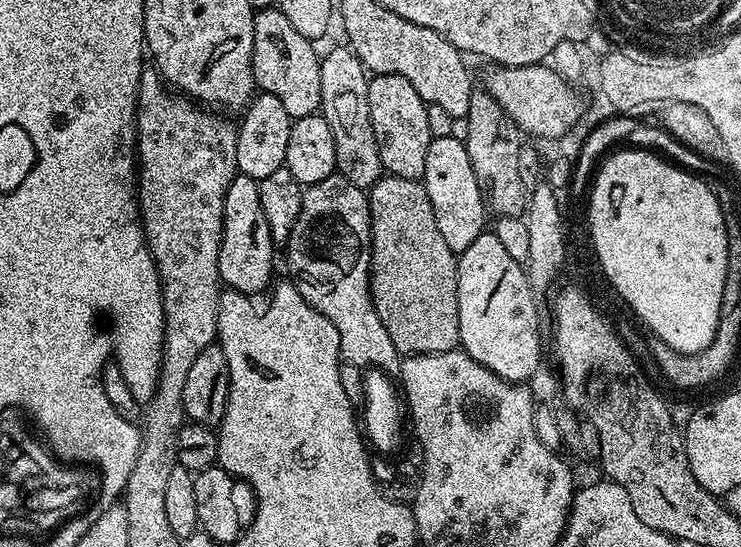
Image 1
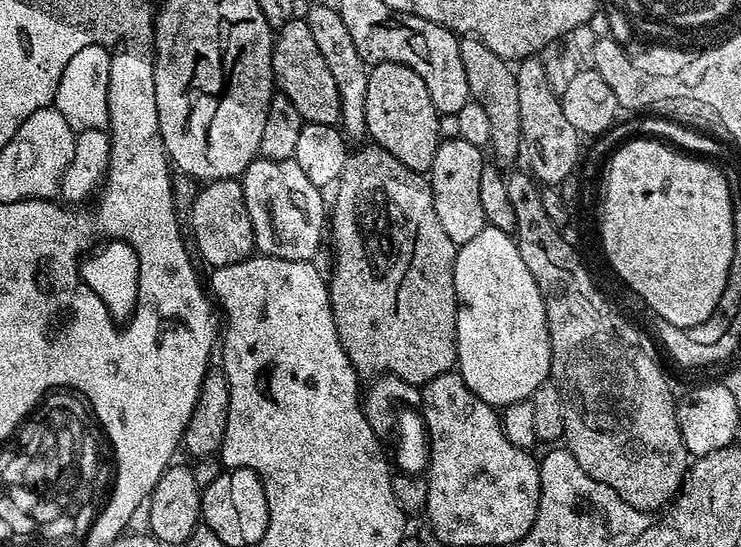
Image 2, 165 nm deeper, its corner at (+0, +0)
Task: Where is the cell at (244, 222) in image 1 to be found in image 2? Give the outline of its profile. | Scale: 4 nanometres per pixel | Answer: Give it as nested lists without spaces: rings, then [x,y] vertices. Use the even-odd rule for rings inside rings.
[[[239,179],[207,181],[190,202],[190,208],[192,208],[192,236],[196,239],[196,248],[200,251],[201,258],[208,263],[209,269],[242,262],[247,256],[256,252],[254,226],[250,226],[250,214],[246,214],[246,194],[242,190]]]

